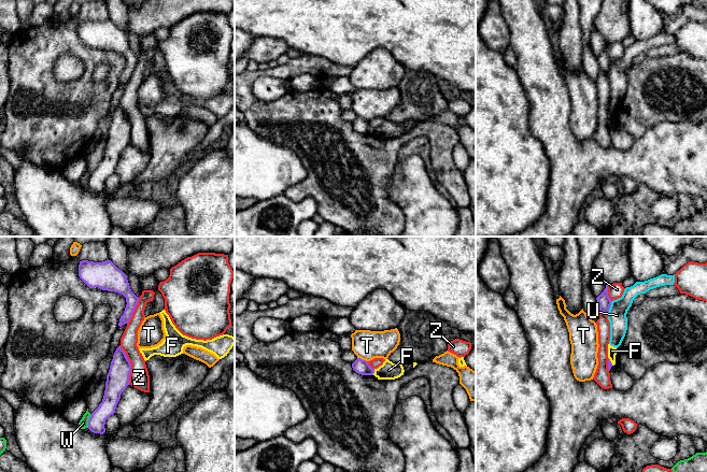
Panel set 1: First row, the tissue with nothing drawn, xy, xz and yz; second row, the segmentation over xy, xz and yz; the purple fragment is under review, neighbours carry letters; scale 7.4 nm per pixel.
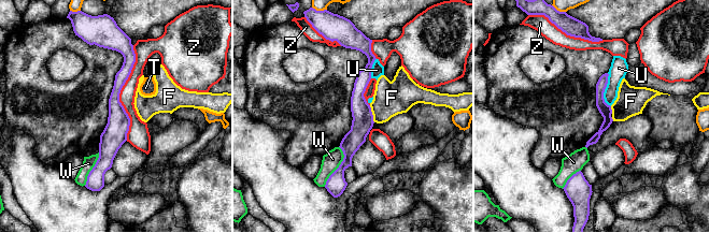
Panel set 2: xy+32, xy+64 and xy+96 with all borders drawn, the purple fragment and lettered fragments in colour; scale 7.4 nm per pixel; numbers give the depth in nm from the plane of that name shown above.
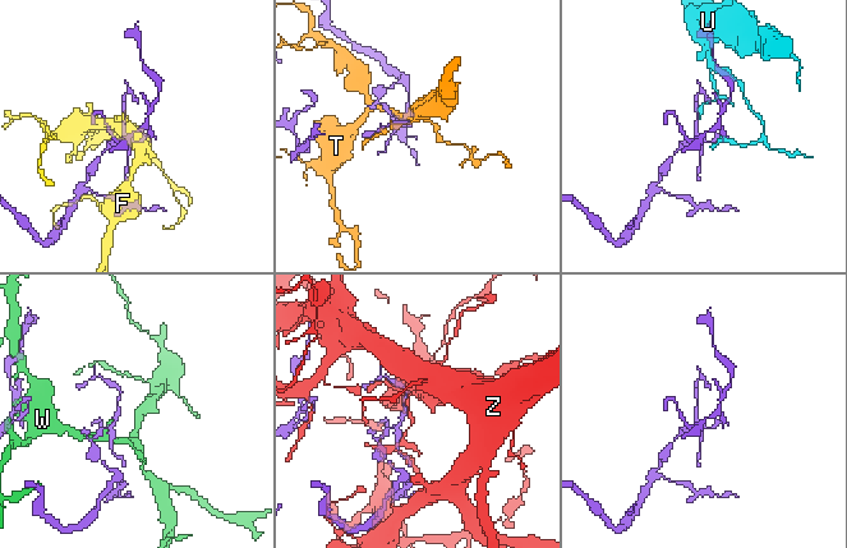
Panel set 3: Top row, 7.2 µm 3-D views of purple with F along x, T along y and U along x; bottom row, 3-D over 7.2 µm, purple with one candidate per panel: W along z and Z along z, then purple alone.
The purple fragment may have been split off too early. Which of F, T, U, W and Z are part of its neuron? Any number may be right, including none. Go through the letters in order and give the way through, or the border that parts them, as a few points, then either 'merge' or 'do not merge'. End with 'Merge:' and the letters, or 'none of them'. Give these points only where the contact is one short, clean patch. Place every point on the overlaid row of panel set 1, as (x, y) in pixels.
F: border xz (375, 369), (372, 374); do not merge
T: do not merge
U: do not merge
W: do not merge
Z: do not merge
Merge: none of them

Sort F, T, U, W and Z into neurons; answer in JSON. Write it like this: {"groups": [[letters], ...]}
{"groups": [["F"], ["T"], ["U"], ["W"], ["Z"]]}

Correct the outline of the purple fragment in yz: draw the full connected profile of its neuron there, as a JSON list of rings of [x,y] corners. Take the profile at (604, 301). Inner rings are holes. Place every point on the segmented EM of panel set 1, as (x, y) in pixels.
[[[606,284],[604,291],[596,298],[599,311],[604,312],[606,315],[608,315],[611,305],[611,300],[608,296],[608,286],[609,284]]]

